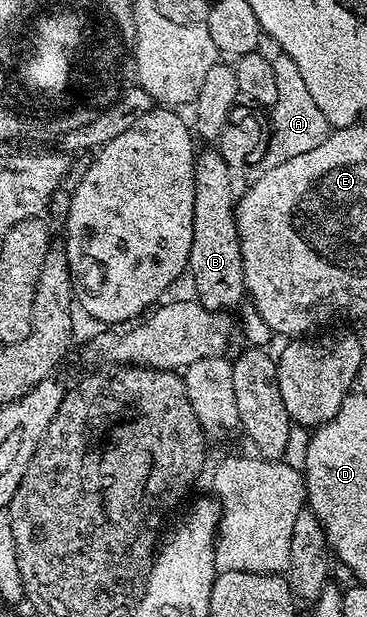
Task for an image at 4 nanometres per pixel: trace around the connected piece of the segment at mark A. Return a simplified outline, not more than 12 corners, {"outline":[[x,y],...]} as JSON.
{"outline":[[289,54],[271,62],[277,103],[263,169],[325,143],[329,126]]}

